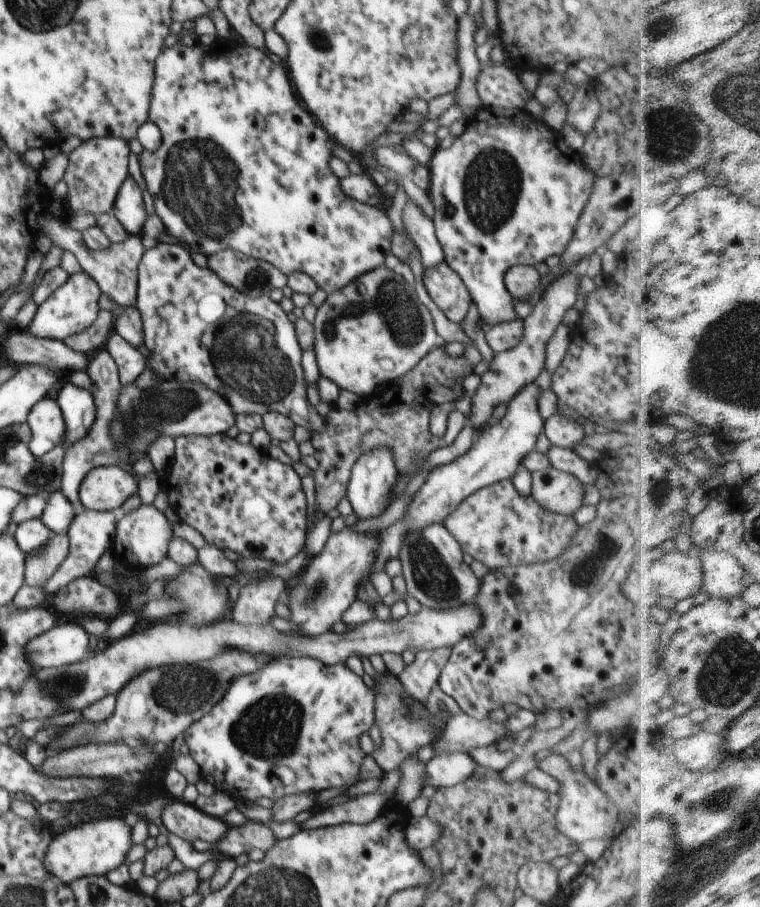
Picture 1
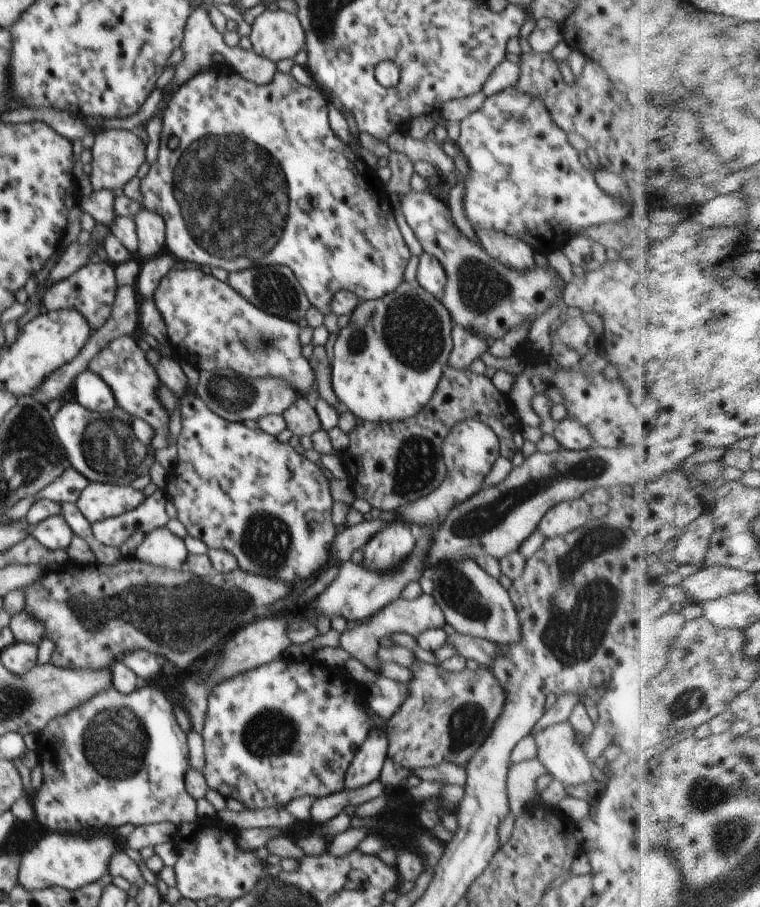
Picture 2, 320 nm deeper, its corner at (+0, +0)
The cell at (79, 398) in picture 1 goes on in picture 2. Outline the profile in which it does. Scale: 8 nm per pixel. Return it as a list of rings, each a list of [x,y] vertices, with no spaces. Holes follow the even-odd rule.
[[[87,369],[78,374],[74,380],[74,394],[76,402],[90,412],[110,412],[117,408],[114,394],[108,388],[108,384],[92,370]]]

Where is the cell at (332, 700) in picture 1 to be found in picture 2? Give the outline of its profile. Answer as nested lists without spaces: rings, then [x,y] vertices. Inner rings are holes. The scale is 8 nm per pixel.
[[[313,655],[300,660],[288,660],[280,657],[269,664],[262,664],[258,668],[252,668],[232,676],[228,680],[222,680],[220,684],[214,686],[211,696],[208,696],[206,720],[201,736],[204,740],[205,766],[202,774],[207,786],[220,792],[226,799],[234,798],[249,810],[286,807],[290,800],[310,795],[317,799],[329,796],[336,792],[345,790],[344,776],[347,776],[348,768],[352,764],[352,756],[356,755],[356,750],[368,739],[374,728],[373,718],[368,714],[363,701],[357,698],[356,682],[348,676],[345,667],[329,666],[319,662]]]

